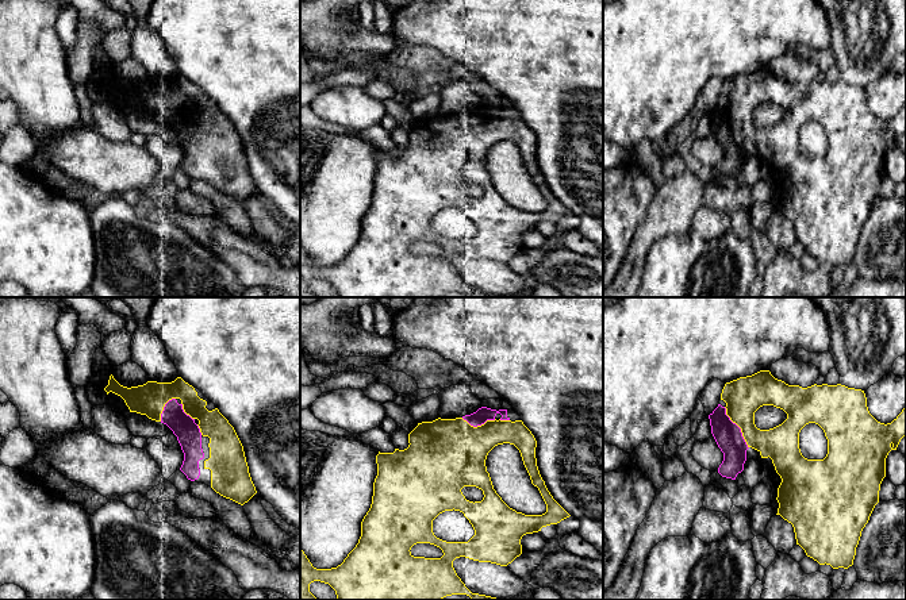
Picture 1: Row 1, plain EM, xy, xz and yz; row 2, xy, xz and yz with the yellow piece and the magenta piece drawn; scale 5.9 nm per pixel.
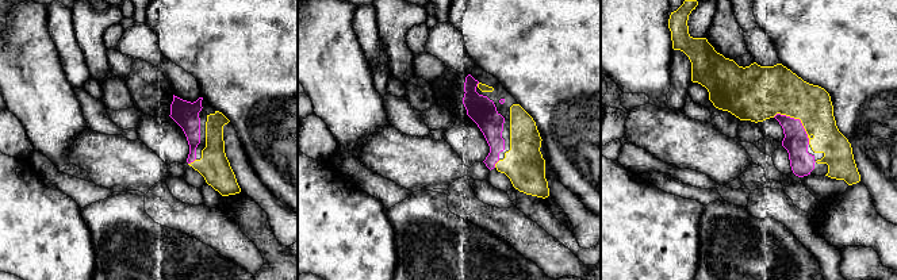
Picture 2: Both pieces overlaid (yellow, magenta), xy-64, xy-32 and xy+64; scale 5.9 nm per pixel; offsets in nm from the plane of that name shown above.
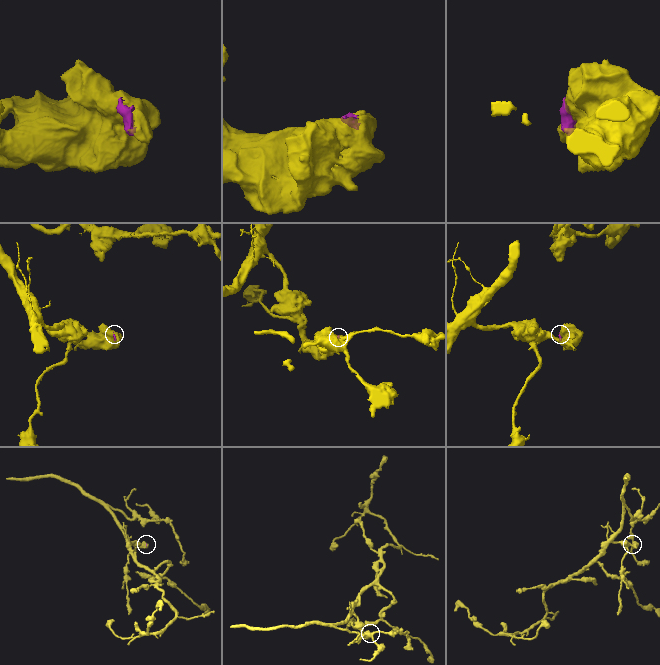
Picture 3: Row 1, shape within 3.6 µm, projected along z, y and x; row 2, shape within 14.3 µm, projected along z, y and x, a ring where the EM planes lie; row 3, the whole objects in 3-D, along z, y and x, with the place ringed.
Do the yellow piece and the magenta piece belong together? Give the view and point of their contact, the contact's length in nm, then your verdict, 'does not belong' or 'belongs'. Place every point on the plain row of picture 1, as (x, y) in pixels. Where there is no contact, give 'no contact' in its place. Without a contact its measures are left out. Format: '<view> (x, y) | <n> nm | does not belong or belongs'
yz (738, 123) | 280 nm | belongs

